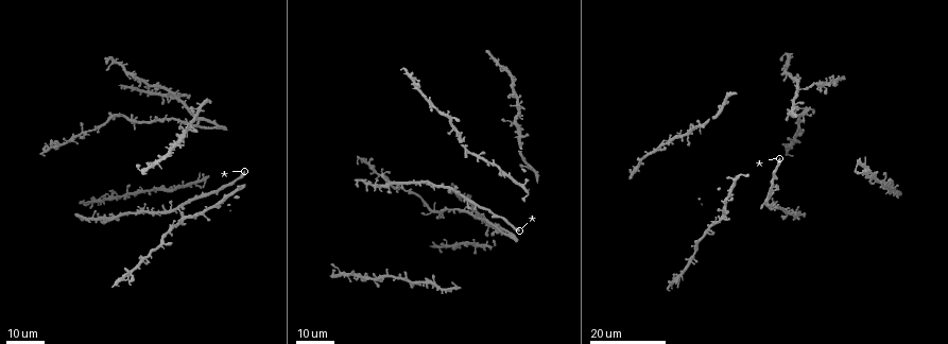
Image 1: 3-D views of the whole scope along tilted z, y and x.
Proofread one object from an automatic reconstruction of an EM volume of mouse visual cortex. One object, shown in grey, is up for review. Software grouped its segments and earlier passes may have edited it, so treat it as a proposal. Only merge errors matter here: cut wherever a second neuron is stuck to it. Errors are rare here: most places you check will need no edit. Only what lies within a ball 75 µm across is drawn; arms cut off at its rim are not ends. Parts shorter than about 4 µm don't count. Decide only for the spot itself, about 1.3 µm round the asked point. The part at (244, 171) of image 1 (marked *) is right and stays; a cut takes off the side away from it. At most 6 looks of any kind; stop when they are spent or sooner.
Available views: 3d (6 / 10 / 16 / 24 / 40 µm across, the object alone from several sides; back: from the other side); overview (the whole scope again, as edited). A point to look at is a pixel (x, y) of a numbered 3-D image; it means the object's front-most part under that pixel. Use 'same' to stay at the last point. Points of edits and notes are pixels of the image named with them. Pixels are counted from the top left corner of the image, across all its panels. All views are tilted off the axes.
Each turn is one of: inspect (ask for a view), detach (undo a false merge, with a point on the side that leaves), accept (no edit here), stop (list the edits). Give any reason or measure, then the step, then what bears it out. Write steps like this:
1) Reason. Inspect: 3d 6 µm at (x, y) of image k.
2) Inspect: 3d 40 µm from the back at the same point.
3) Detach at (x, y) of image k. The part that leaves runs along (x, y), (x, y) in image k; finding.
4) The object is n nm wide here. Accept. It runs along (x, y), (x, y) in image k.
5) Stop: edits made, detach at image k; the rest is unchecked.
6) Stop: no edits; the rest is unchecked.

Four or more arms meet. Inspect: 3d 24 µm at (81, 130) of image 1.

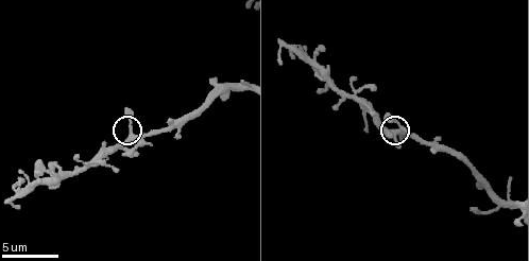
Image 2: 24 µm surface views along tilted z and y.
Inspect: 3d 6 µm at (396, 131) of image 2.

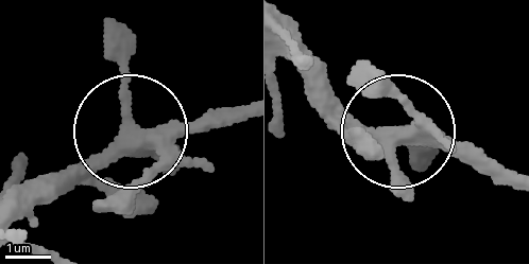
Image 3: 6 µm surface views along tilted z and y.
4 arms meet here. Accept. It runs along (239, 106), (174, 128), (132, 125), (126, 49), (109, 19) in image 3; one neuron here.

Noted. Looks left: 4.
Abrupt turn. Inspect: 3d 24 µm at (359, 181) of image 1.

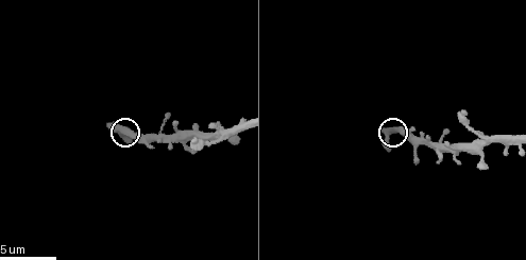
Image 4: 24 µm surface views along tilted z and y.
Inspect: 3d 10 µm at (122, 129) of image 4.

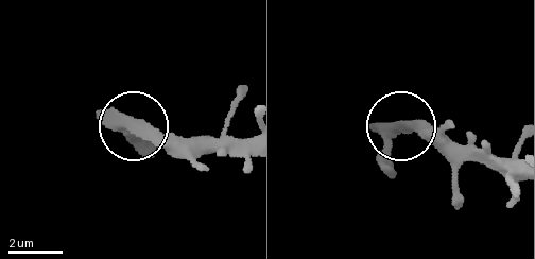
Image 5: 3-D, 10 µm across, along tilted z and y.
Accept. It runs along (515, 162), (452, 162), (399, 126) in image 5; one neuron here.

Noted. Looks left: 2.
Four-way junction. Inspect: 3d 10 µm at (15, 193) of image 2.

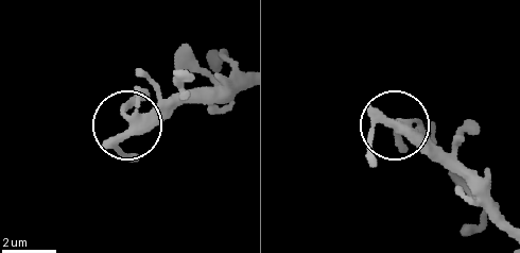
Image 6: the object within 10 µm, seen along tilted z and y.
Closer look. Inspect: 3d 6 µm at (132, 129) of image 6.

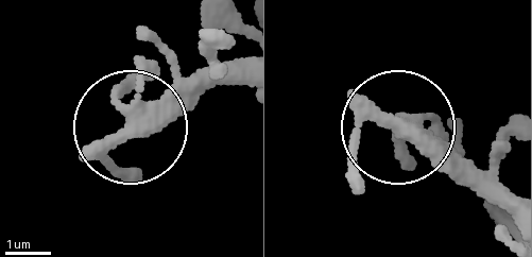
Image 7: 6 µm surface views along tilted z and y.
The object is 330 nm wide here. Accept. It runs along (239, 62), (114, 139), (112, 159), (137, 173) in image 7; one neuron here.

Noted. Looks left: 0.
Stop: no edits; the rest is unchecked.

